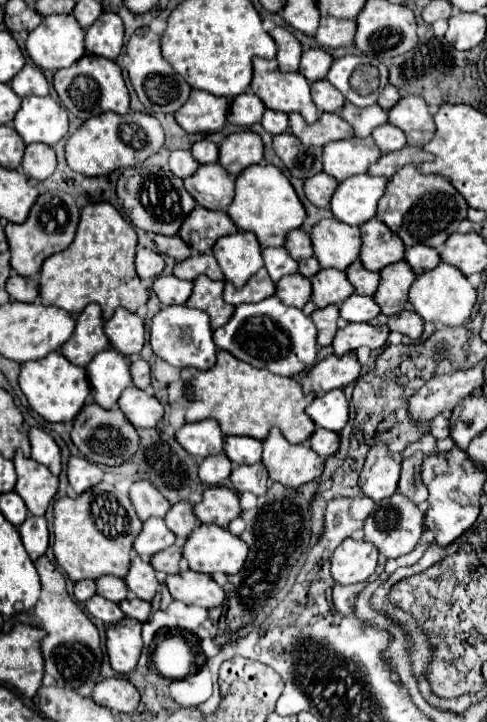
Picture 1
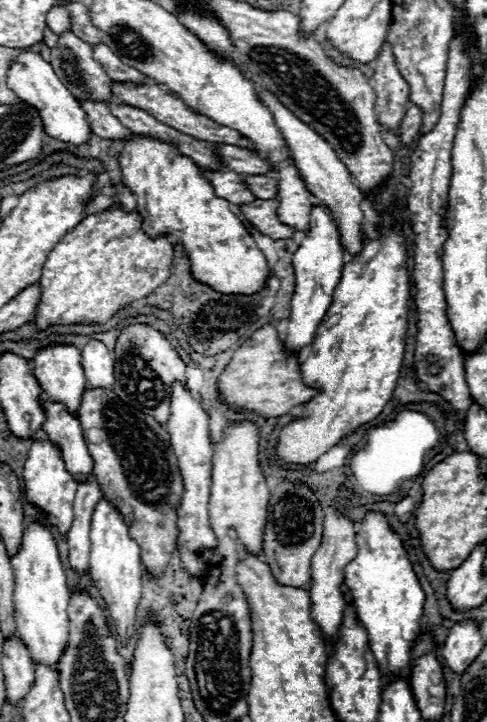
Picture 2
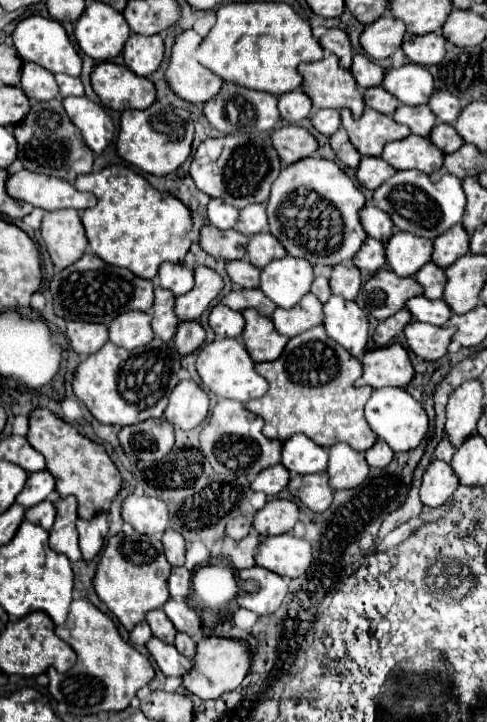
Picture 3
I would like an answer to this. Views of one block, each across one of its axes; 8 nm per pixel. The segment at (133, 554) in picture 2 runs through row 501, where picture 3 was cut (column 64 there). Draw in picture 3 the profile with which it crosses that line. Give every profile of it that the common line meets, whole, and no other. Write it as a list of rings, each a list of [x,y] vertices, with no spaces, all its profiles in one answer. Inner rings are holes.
[[[86,96],[82,98],[64,98],[64,110],[72,124],[82,132],[84,142],[96,152],[102,154],[110,142],[114,140],[114,124],[112,118],[104,112],[104,108]]]

